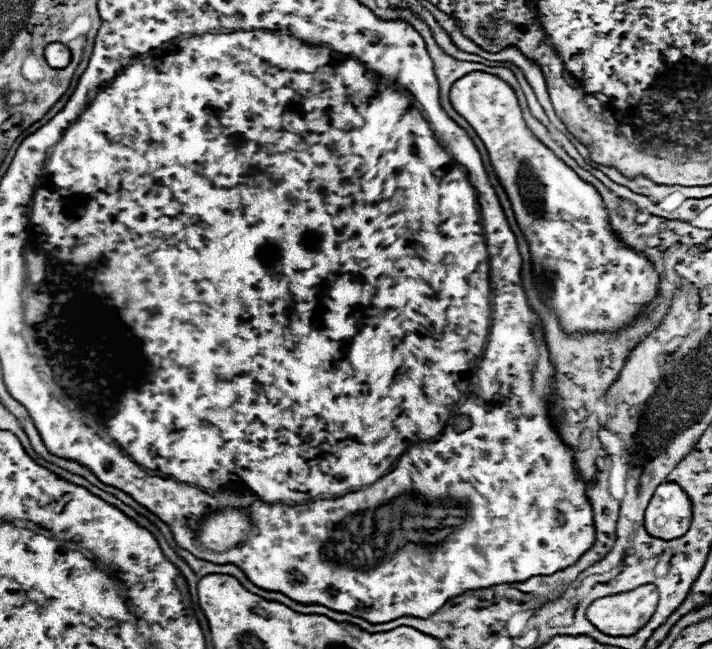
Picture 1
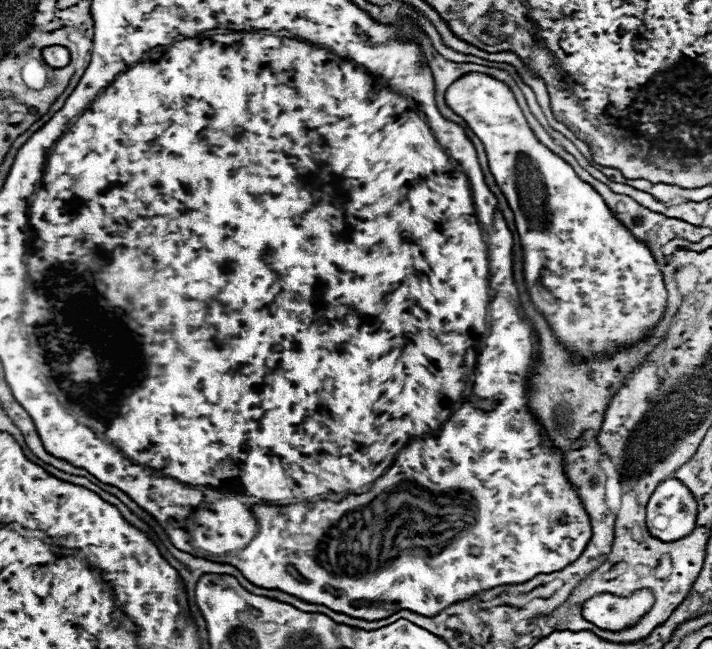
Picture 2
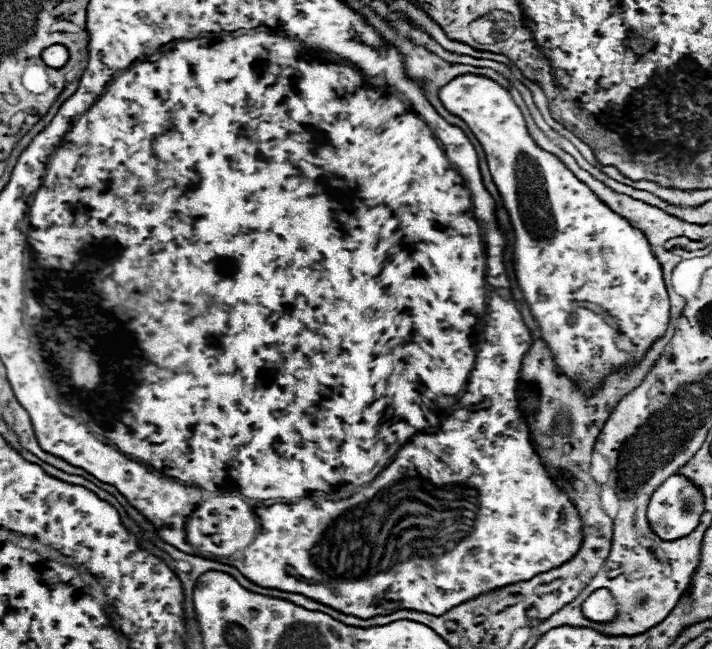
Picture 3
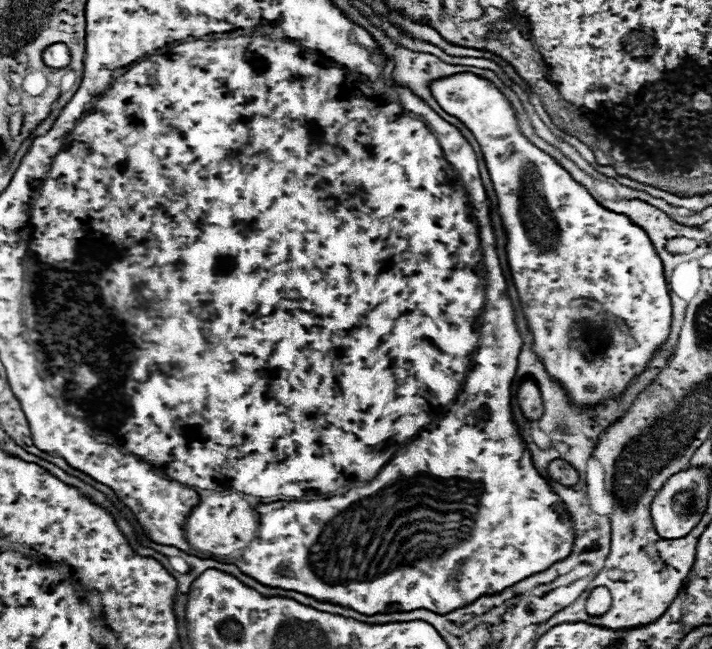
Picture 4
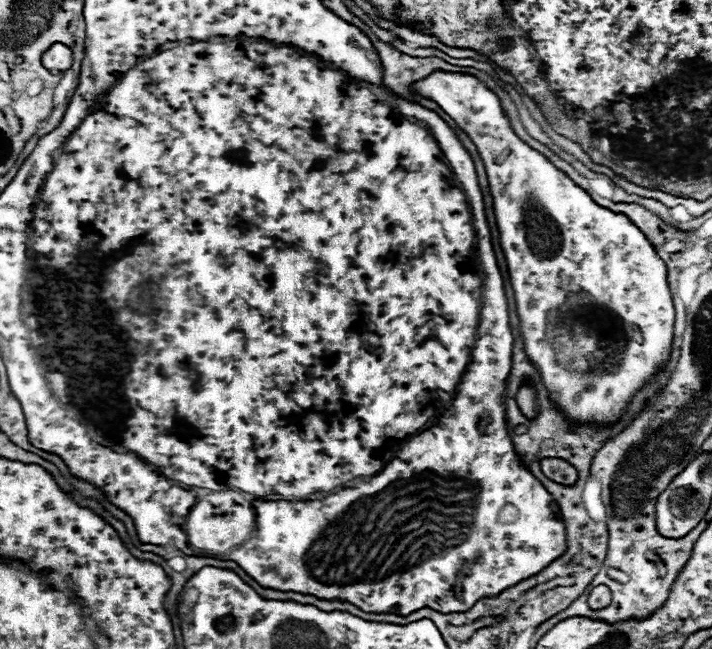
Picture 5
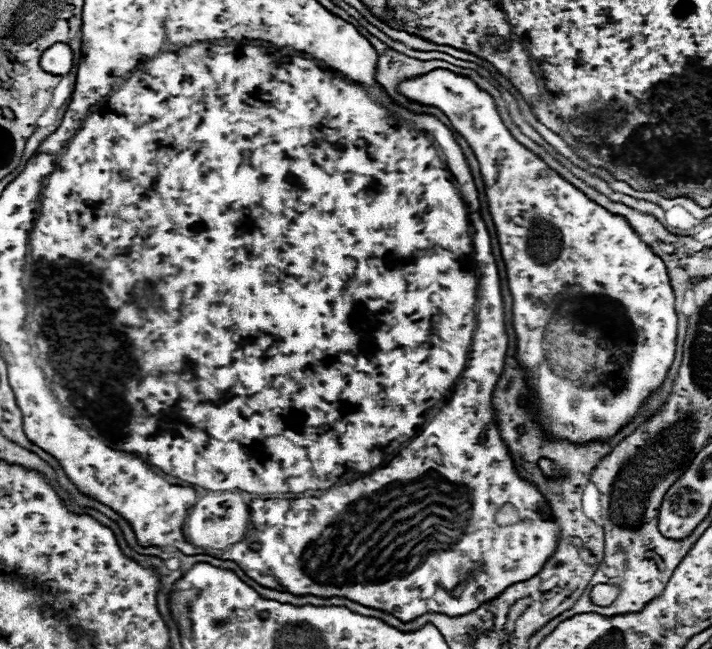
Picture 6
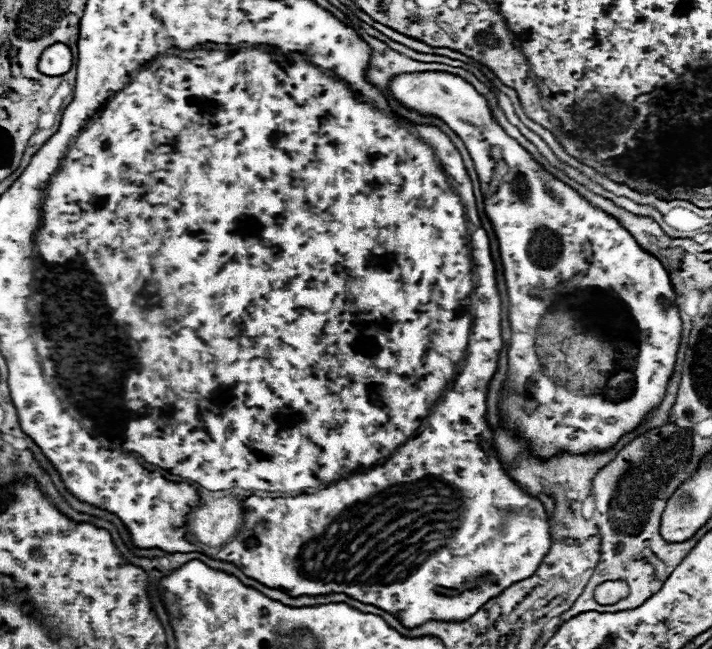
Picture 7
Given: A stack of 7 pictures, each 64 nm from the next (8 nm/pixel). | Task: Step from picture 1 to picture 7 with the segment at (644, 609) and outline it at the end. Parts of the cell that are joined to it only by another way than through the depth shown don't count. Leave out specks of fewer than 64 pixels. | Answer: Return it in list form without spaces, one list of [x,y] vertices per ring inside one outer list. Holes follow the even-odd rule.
[[[614,580],[614,582],[604,582],[596,586],[594,598],[598,604],[616,604],[616,600],[622,600],[624,596],[628,596],[628,592],[630,588],[624,580]]]

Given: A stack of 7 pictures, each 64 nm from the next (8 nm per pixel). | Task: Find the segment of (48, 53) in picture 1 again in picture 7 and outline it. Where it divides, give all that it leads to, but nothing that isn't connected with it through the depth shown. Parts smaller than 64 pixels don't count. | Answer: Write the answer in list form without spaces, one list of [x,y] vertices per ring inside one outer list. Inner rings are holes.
[[[58,42],[48,46],[38,62],[40,72],[44,72],[46,76],[62,76],[72,68],[72,52],[66,44]]]

